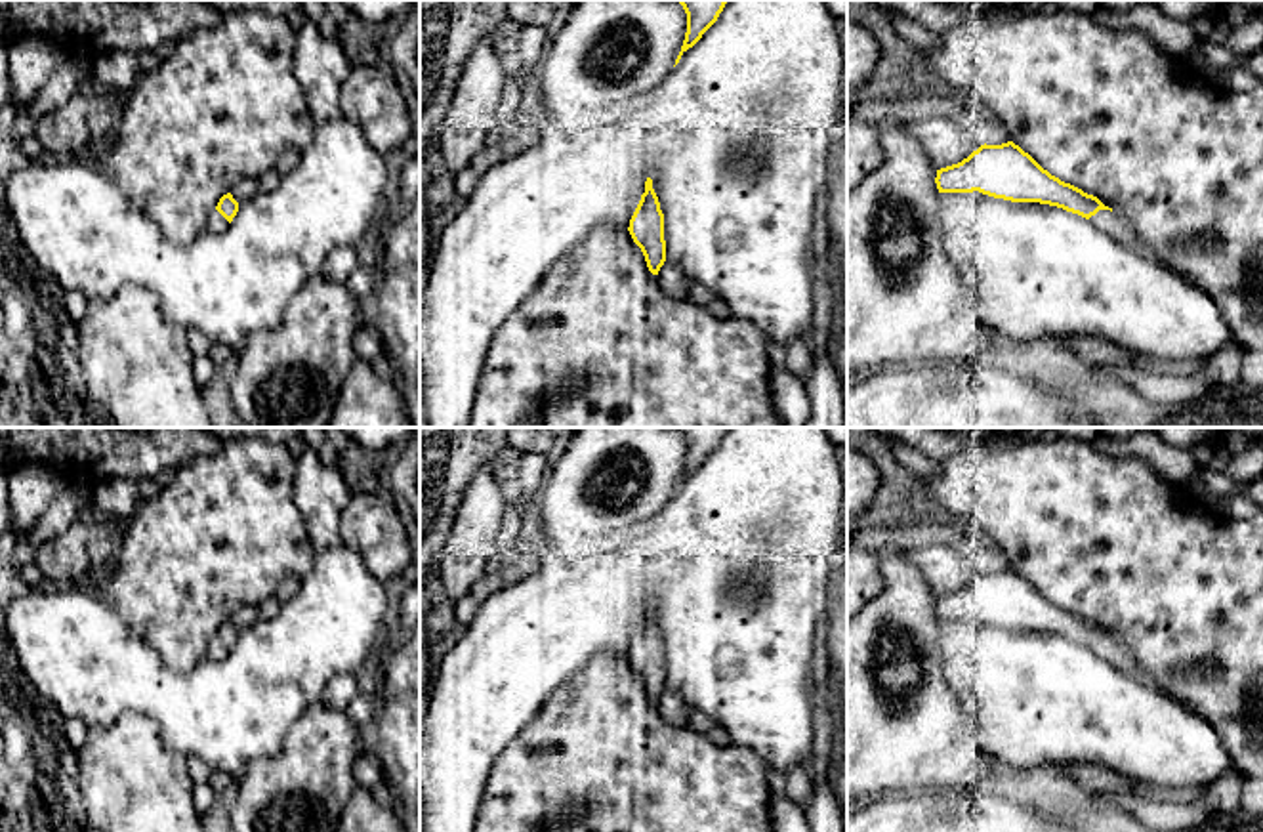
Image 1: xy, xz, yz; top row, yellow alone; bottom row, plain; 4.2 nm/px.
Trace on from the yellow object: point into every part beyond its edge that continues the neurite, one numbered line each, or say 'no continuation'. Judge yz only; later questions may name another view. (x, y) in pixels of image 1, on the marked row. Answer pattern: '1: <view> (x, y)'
1: yz (1117, 226)

